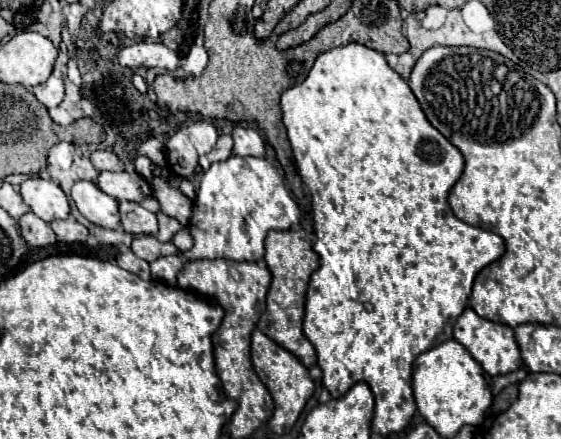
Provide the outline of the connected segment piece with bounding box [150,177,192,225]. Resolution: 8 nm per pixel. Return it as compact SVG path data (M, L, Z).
M154 177L150 187L154 199L160 203L160 211L168 217L174 217L178 223L188 225L192 213L192 201L176 187L170 187L168 177Z

